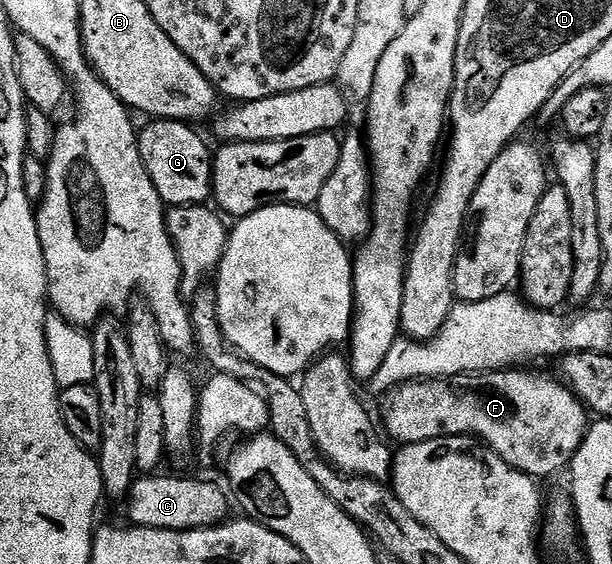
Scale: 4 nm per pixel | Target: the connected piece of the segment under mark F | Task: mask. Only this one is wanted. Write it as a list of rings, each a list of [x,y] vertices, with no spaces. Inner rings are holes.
[[[499,370],[448,381],[416,381],[398,386],[385,403],[384,434],[397,445],[471,434],[507,462],[509,467],[536,479],[553,475],[572,462],[573,454],[581,447],[589,428],[589,415],[584,404],[565,384],[543,377],[528,377],[523,371]]]

